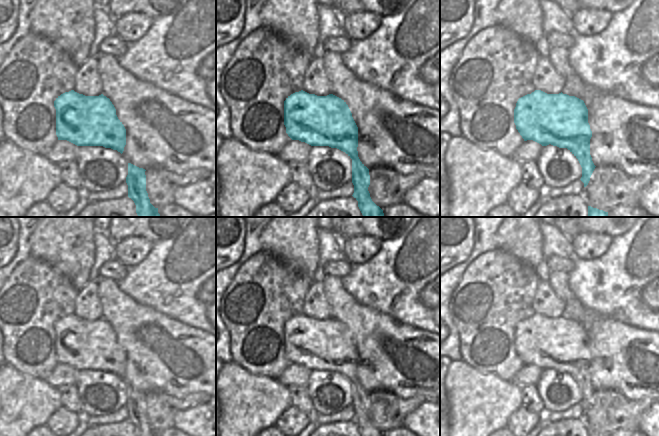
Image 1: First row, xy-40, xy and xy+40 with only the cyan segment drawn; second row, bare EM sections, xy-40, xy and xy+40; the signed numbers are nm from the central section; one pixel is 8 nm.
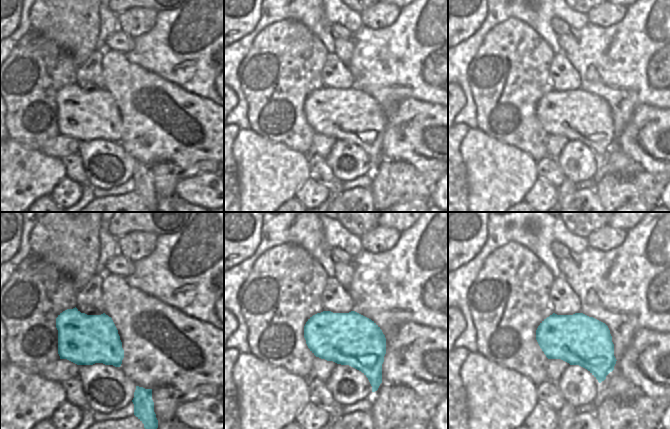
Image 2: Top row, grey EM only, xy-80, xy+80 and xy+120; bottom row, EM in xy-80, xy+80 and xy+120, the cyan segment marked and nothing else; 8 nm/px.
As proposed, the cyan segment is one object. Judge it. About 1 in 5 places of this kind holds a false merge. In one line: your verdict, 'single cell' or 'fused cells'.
single cell

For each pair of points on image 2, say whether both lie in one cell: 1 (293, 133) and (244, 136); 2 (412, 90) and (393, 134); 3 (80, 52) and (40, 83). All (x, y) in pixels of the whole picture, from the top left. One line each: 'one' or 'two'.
1: two
2: two
3: two

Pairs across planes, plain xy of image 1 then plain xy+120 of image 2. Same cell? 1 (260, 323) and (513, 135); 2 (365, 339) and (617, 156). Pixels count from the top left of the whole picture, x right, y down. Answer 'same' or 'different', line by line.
1: same
2: different

